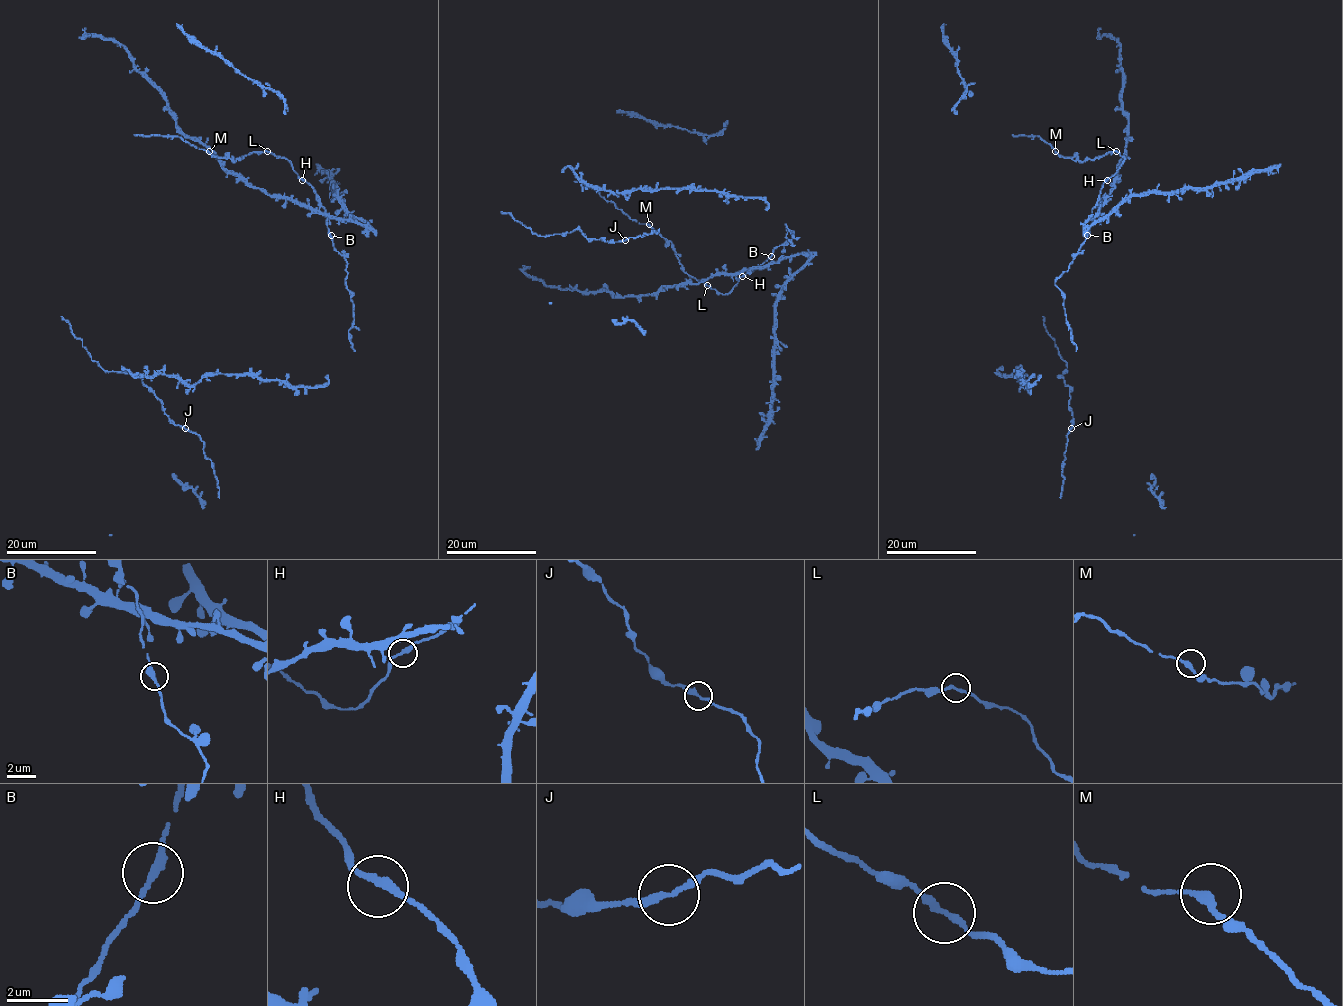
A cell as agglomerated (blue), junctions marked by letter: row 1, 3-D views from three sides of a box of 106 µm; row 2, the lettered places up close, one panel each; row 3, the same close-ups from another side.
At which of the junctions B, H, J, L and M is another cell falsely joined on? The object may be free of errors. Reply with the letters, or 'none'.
none

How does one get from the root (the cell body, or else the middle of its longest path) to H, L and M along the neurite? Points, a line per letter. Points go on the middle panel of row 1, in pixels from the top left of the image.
H: (794, 245), (788, 240), (794, 235), (786, 224), (787, 239), (772, 251), (767, 261), (742, 276)
L: (794, 245), (786, 224), (787, 239), (728, 293), (707, 285)
M: (794, 245), (786, 224), (787, 239), (722, 294), (689, 276), (671, 243), (649, 224)

